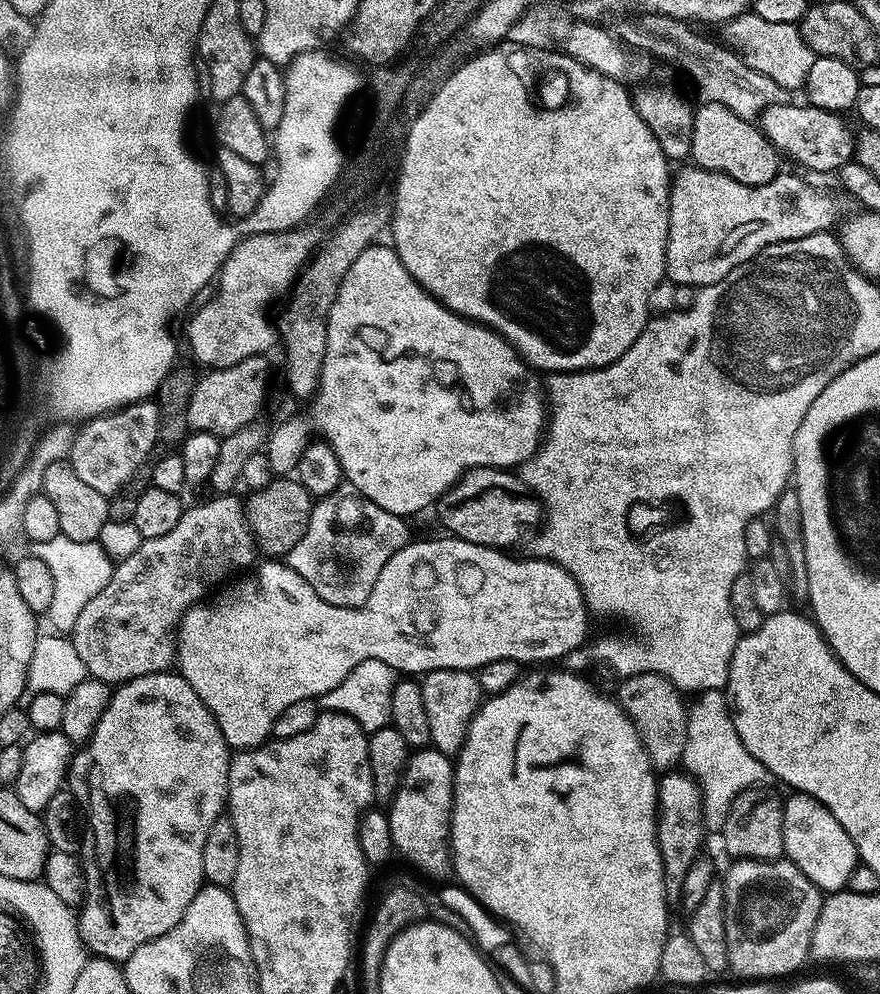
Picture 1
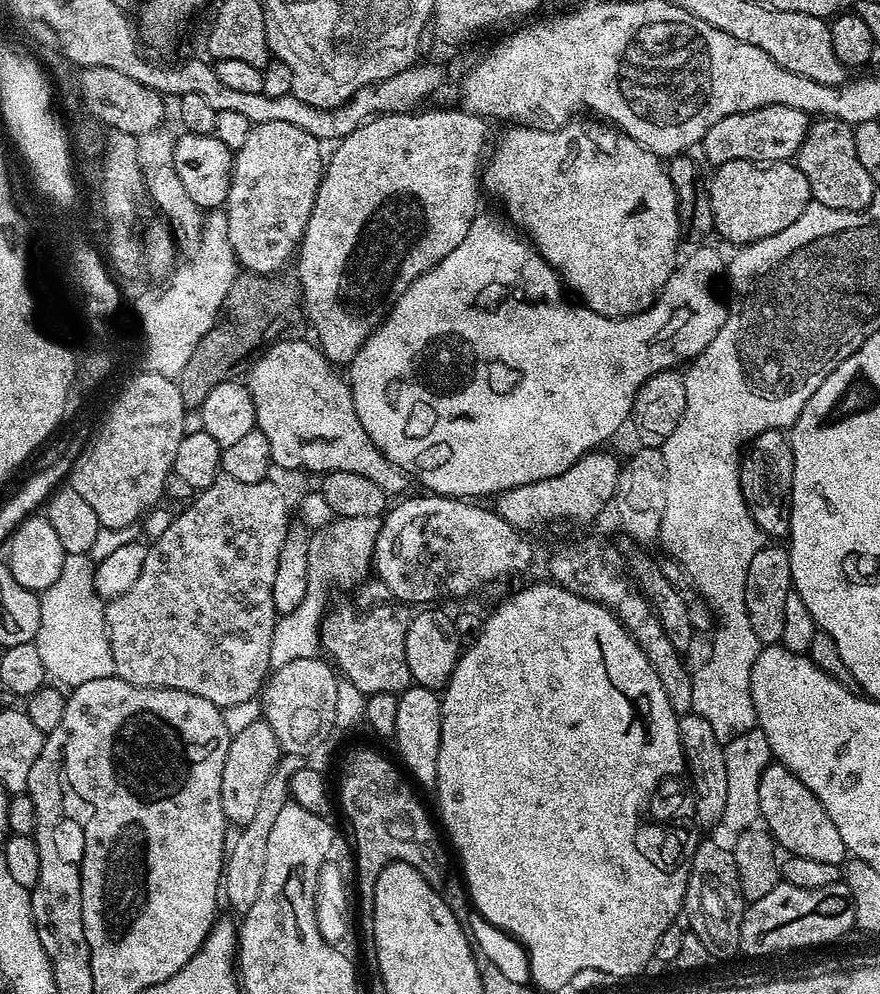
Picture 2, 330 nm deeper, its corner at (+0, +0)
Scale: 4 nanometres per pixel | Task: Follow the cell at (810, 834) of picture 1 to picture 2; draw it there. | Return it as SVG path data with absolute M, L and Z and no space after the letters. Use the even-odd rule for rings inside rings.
M769 763L758 782L758 806L763 827L772 833L772 839L783 851L785 848L785 853L839 866L845 863L846 849L837 827L830 822L830 814L785 764Z

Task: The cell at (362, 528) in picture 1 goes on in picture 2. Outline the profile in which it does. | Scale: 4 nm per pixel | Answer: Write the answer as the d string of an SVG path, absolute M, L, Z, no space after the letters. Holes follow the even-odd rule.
M341 516L311 533L308 540L308 589L295 610L283 613L274 623L269 650L271 669L281 668L287 662L297 661L298 658L316 656L321 651L320 627L329 607L328 587L337 584L340 588L352 590L357 584L363 584L369 579L370 569L373 567L372 551L379 529L380 520L375 516Z

